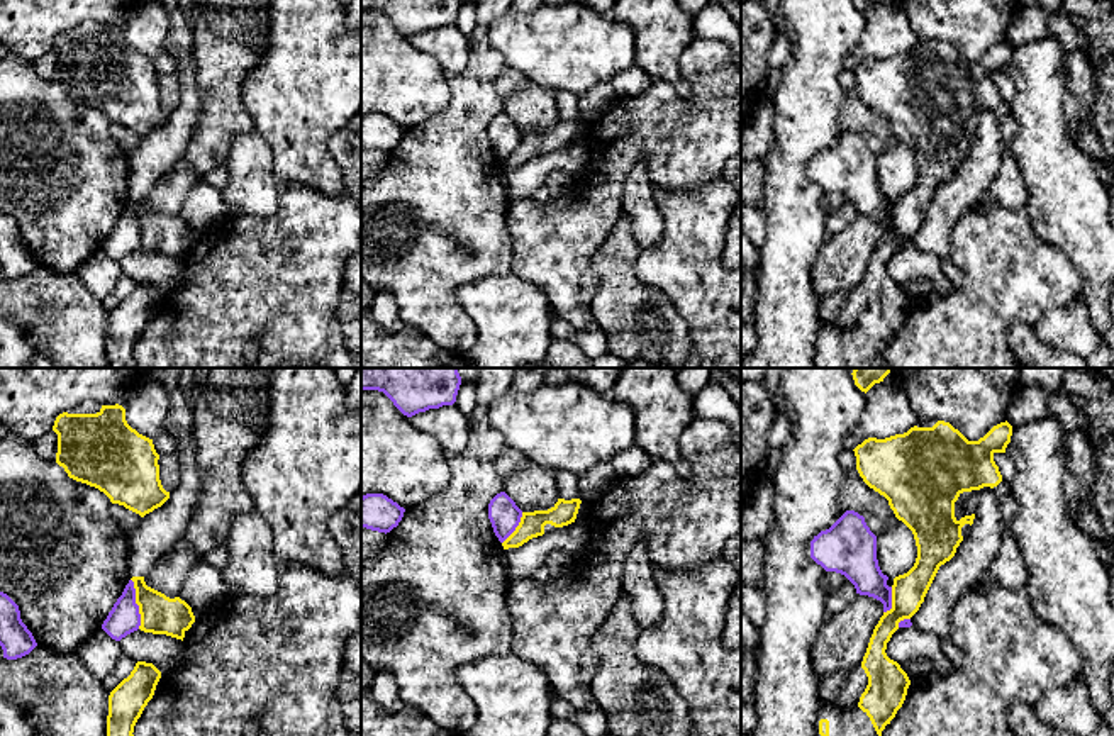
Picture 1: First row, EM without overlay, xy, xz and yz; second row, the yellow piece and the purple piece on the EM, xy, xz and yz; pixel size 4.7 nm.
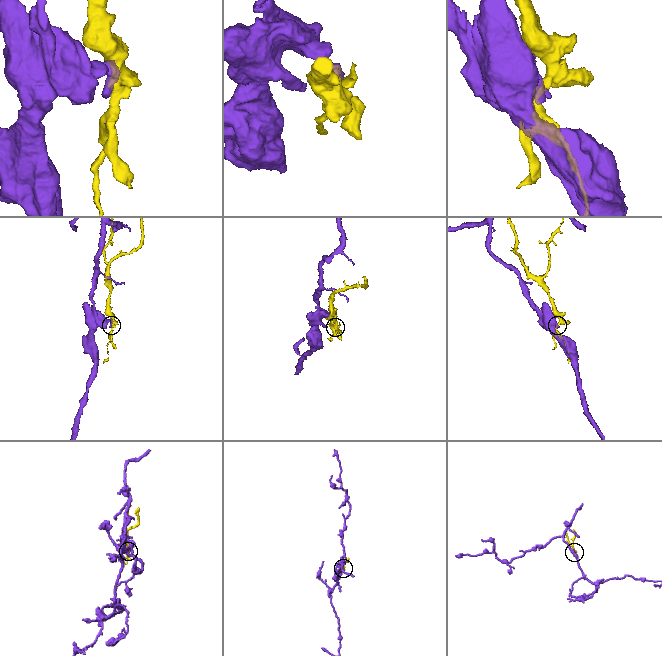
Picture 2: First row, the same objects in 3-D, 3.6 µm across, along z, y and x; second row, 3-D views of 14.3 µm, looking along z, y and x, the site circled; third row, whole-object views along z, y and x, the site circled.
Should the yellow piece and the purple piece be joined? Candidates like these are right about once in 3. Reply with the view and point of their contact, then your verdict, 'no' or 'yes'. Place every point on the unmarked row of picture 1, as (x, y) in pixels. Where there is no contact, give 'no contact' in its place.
xy (136, 223) | no

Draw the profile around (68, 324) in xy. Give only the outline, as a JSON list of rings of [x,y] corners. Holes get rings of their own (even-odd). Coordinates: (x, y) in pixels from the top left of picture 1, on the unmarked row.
[[[36,266],[17,280],[0,280],[0,317],[15,321],[34,341],[39,354],[58,368],[109,368],[109,315],[102,298],[93,295],[76,273]]]

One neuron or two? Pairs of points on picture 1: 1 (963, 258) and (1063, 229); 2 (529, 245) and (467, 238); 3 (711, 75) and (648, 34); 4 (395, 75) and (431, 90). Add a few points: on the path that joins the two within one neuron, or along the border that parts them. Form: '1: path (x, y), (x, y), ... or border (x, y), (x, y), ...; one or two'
1: border (1024, 206), (1030, 228), (1070, 260); two
2: border (511, 202), (507, 233), (512, 272); two
3: border (696, 38), (680, 56), (680, 72), (692, 94); two
4: path (404, 77), (417, 90), (423, 90); one

